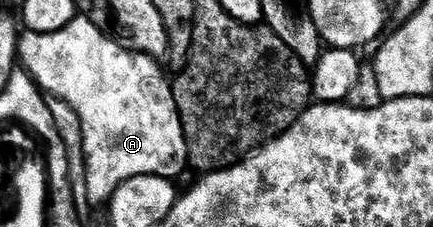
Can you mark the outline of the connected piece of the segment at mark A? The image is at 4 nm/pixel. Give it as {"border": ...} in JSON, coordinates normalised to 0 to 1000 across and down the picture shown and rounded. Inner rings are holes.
{"border":[[[178,70],[139,137],[127,137],[120,150],[48,145],[42,167],[42,273],[95,401],[109,405],[118,427],[141,432],[178,498],[178,520],[189,555],[189,599],[194,604],[192,850],[203,855],[208,885],[247,894],[261,846],[286,797],[300,793],[305,780],[374,780],[406,793],[413,767],[430,749],[434,731],[434,639],[425,612],[425,568],[416,546],[416,498],[406,489],[406,445],[397,419],[397,361],[390,348],[379,348],[379,326],[370,313],[367,282],[360,278],[367,269],[358,251],[319,238],[309,220],[298,220],[293,203],[279,203],[266,163],[252,159],[242,137],[226,128],[206,79]]]}

